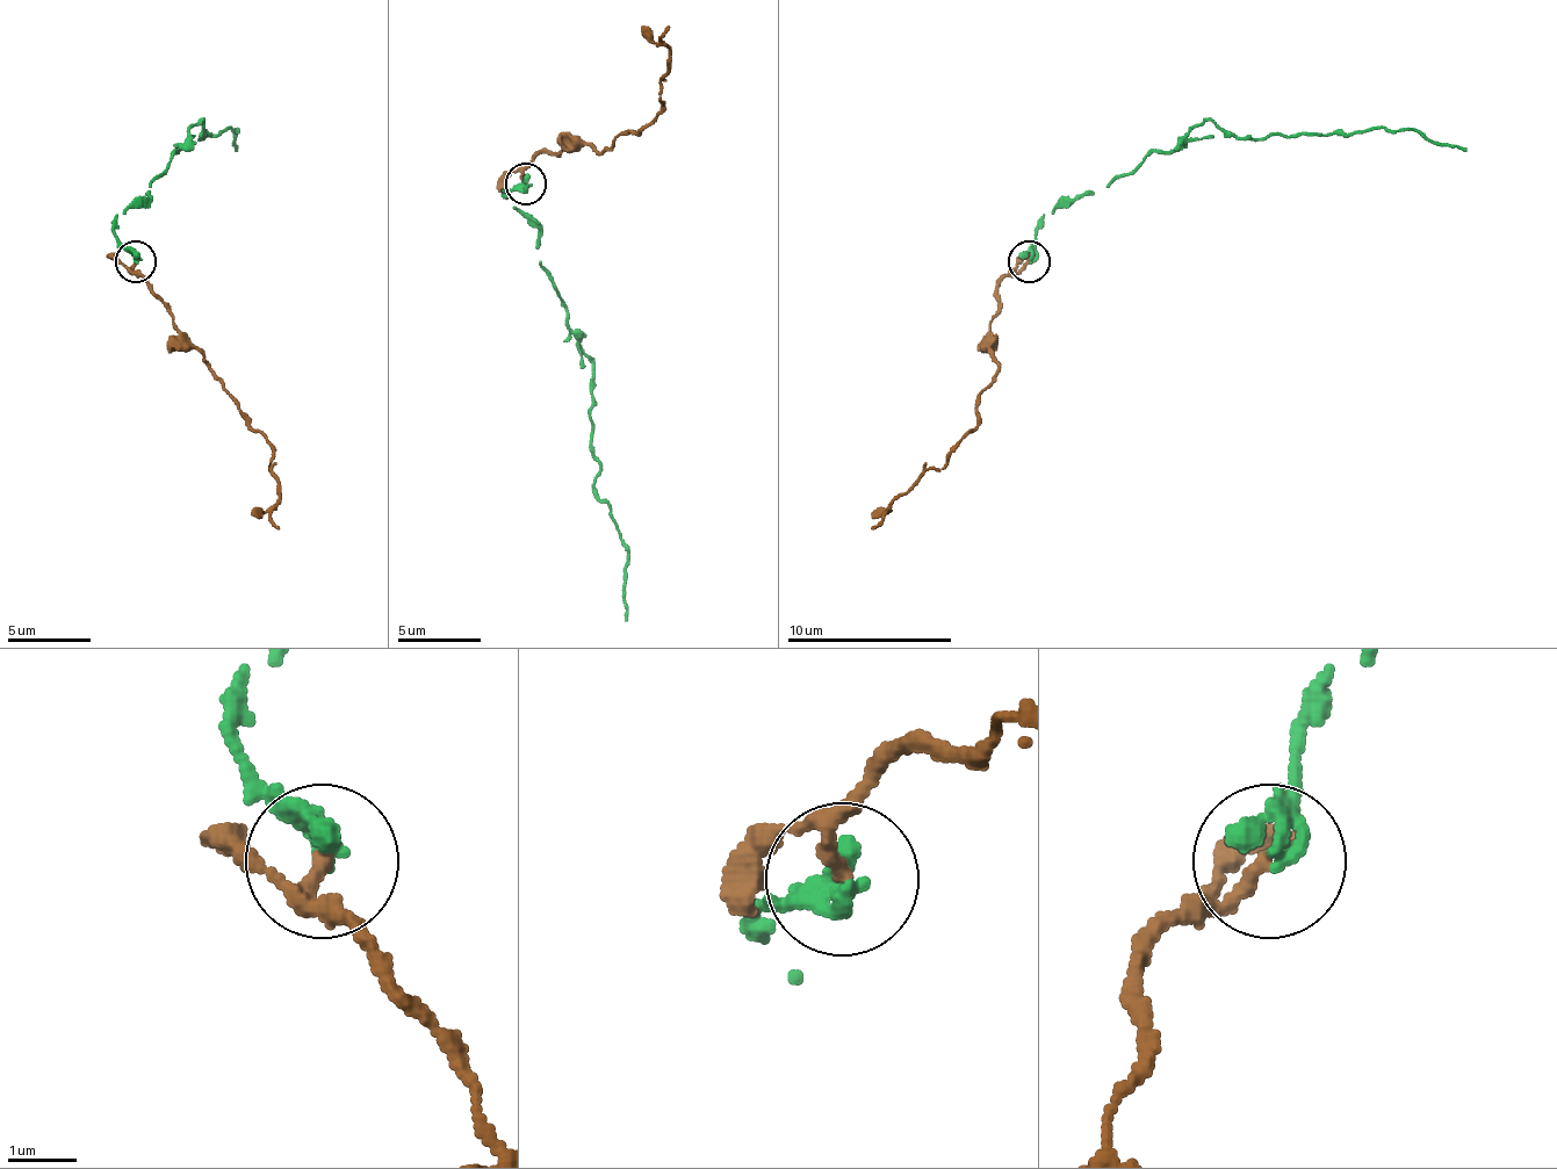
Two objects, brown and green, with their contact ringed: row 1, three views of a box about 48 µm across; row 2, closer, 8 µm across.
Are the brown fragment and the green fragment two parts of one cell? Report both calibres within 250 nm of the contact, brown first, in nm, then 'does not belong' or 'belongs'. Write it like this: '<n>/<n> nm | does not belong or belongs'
150/380 nm | belongs

